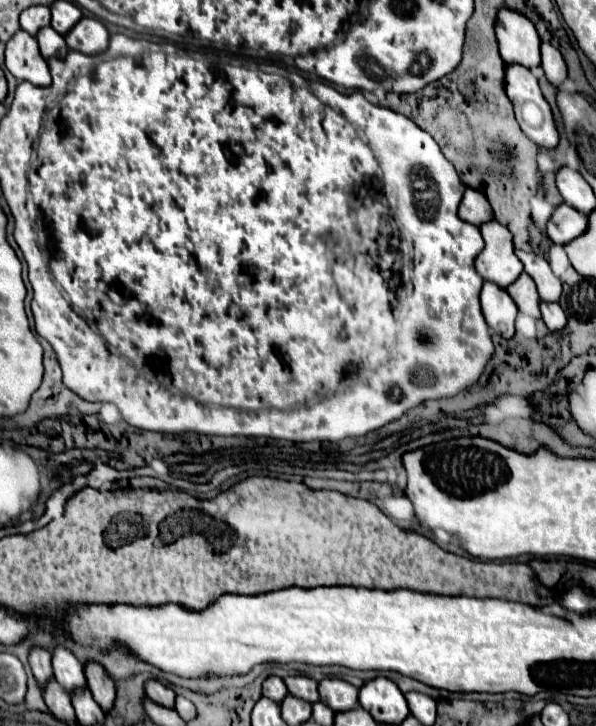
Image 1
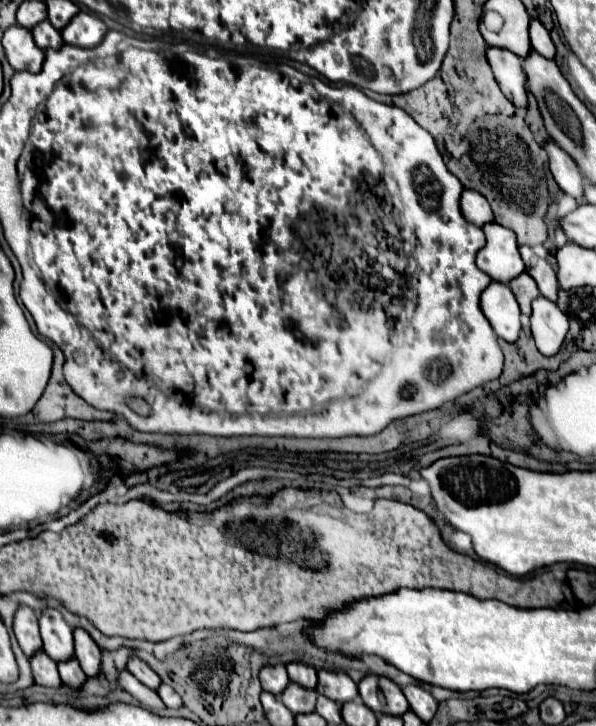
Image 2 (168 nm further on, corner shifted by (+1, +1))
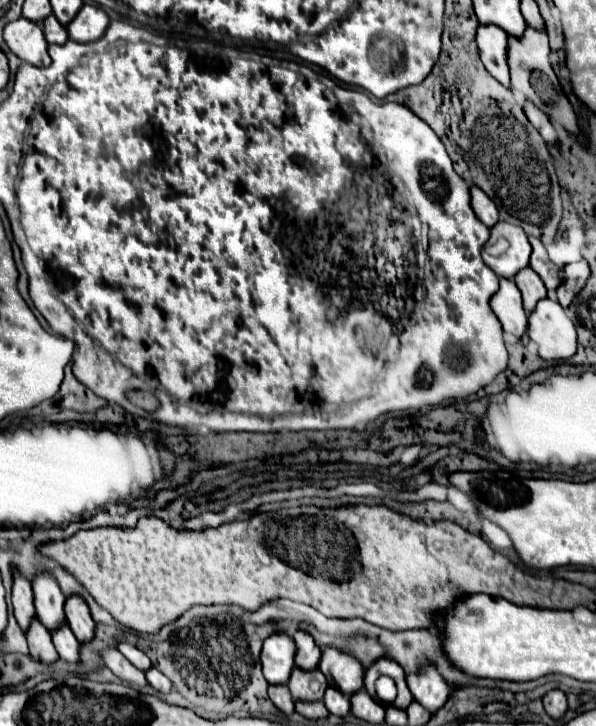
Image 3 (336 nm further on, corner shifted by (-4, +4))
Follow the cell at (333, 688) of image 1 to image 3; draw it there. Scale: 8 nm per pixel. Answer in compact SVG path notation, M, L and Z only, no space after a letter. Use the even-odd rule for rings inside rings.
M326 649L318 669L324 673L328 685L340 689L344 695L354 695L364 687L364 669L360 661L352 655L340 653L338 649Z

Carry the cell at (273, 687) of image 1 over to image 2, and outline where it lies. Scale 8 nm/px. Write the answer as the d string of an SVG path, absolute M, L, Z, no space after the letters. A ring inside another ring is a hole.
M265 666L265 668L261 668L259 680L261 680L263 690L271 692L275 696L279 696L289 684L289 676L287 676L285 666Z

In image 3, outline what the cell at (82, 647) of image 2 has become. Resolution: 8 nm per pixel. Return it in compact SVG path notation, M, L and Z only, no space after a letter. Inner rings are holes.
M68 597L64 611L66 611L68 627L72 629L72 633L76 635L76 639L80 643L92 641L94 639L94 631L96 631L96 623L90 617L88 605L80 597Z

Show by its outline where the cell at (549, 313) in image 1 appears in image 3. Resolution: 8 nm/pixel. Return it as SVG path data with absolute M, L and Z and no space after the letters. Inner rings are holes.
M556 299L538 301L534 313L528 317L528 337L538 345L538 353L546 361L562 361L576 353L576 327Z

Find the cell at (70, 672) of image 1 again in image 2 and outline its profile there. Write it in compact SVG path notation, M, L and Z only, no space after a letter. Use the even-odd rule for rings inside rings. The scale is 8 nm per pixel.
M45 608L39 614L39 628L41 628L43 650L55 662L73 658L73 632L67 626L67 622L63 620L59 610Z

